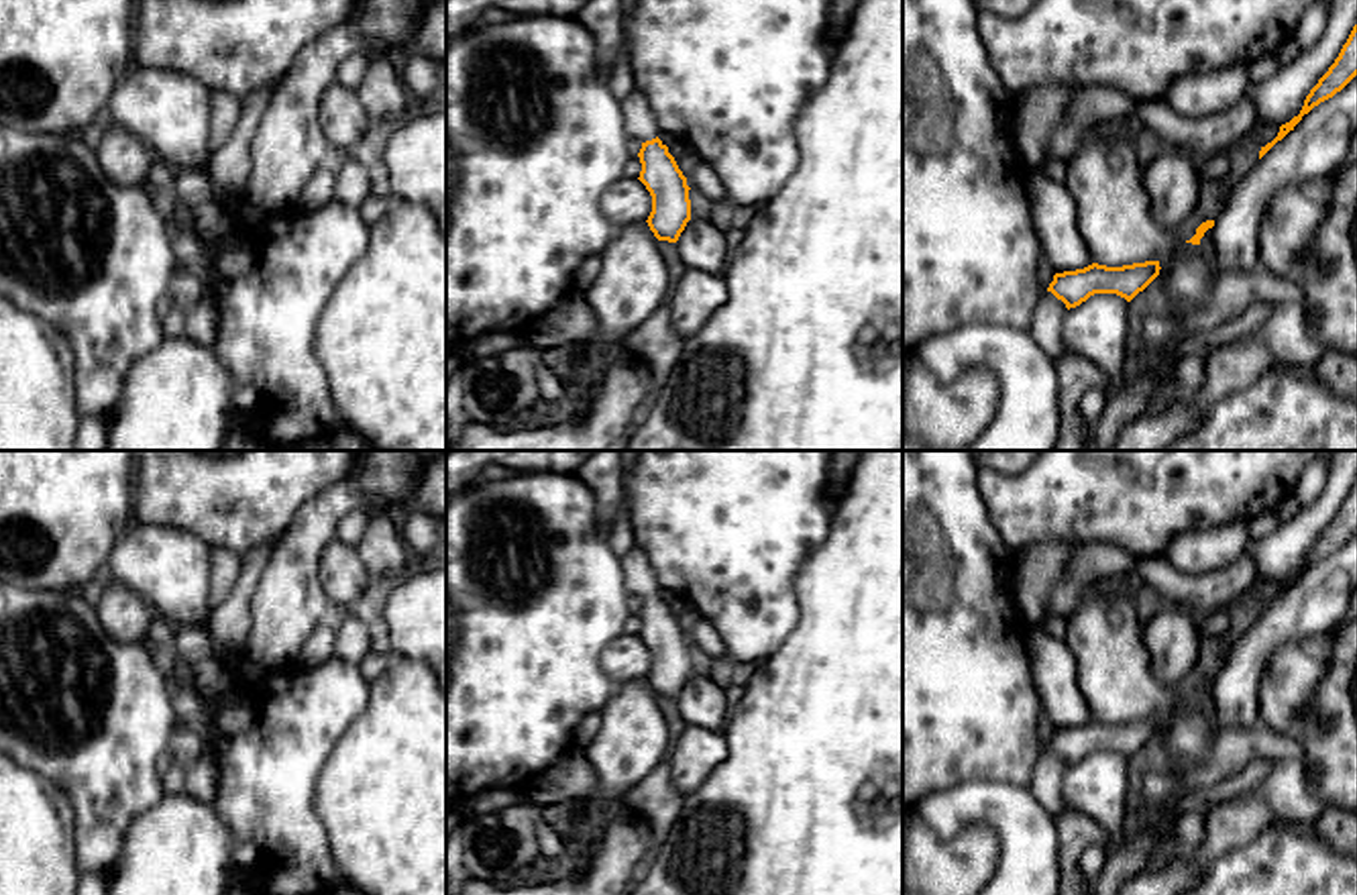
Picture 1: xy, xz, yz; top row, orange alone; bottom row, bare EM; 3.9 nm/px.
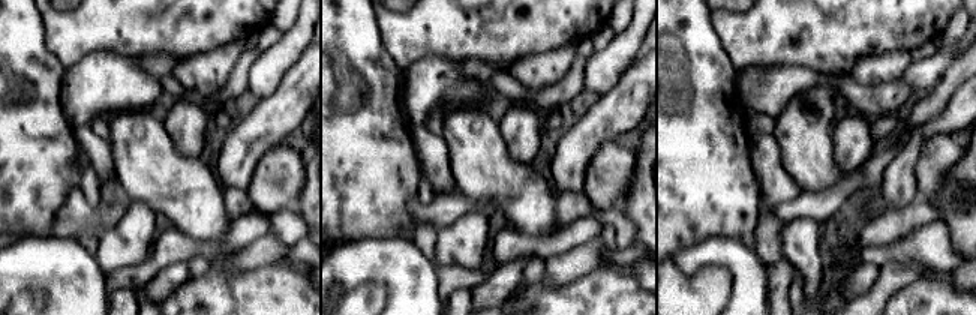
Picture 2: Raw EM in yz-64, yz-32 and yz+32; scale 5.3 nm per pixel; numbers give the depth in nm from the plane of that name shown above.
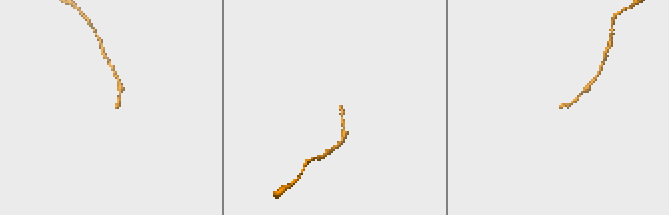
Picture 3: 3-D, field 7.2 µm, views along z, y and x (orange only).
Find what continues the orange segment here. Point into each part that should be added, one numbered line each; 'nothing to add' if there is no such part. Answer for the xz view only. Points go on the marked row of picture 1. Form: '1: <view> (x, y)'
1: xz (640, 123)

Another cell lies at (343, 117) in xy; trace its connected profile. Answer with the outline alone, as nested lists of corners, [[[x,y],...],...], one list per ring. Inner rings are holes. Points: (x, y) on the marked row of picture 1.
[[[332,84],[324,92],[320,124],[334,157],[361,153],[377,133],[357,90],[340,84]]]

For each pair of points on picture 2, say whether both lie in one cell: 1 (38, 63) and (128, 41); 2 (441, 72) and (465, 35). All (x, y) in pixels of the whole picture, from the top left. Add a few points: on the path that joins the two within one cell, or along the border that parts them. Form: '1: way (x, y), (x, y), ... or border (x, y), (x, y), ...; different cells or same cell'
1: border (44, 26), (45, 44), (65, 68); different cells
2: border (464, 60), (423, 56), (416, 62); different cells

